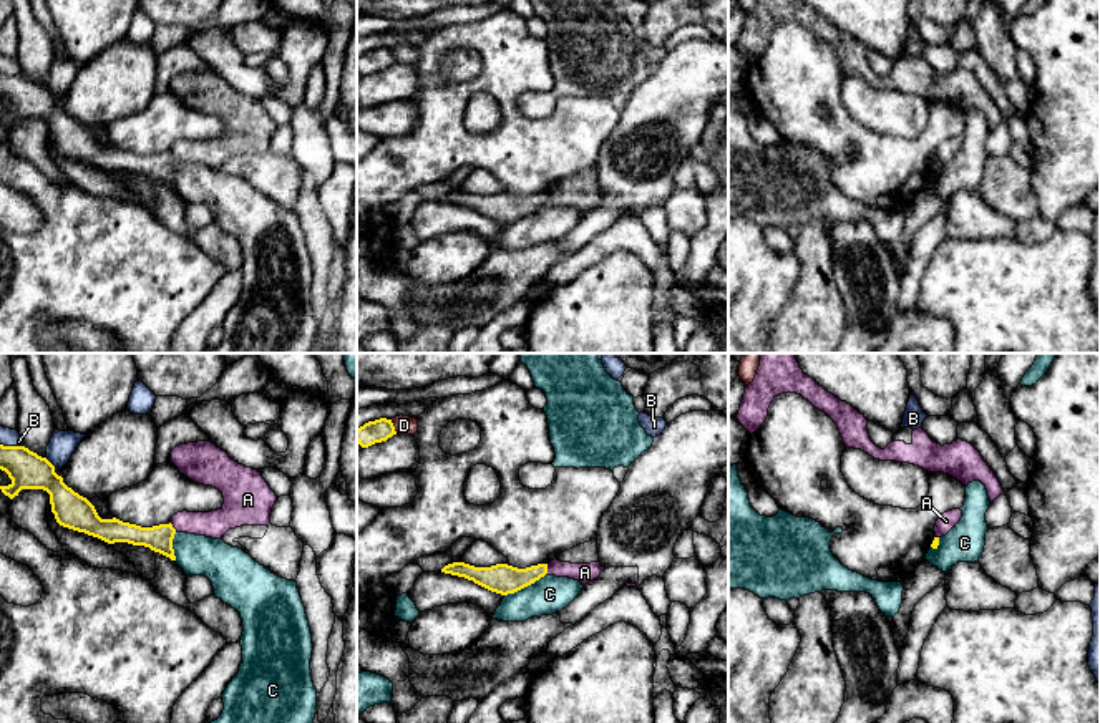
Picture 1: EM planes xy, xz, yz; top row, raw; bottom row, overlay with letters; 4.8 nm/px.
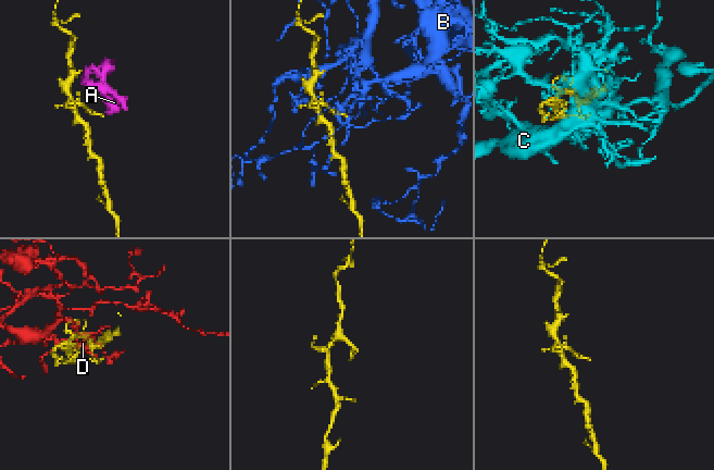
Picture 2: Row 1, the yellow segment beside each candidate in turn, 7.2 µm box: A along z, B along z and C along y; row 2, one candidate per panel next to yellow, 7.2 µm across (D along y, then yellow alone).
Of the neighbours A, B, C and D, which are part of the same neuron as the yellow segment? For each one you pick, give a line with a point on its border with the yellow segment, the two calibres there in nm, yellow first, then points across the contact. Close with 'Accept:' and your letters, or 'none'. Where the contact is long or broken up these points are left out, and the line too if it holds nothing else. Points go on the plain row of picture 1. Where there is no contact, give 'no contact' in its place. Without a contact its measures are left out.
Accept: none

